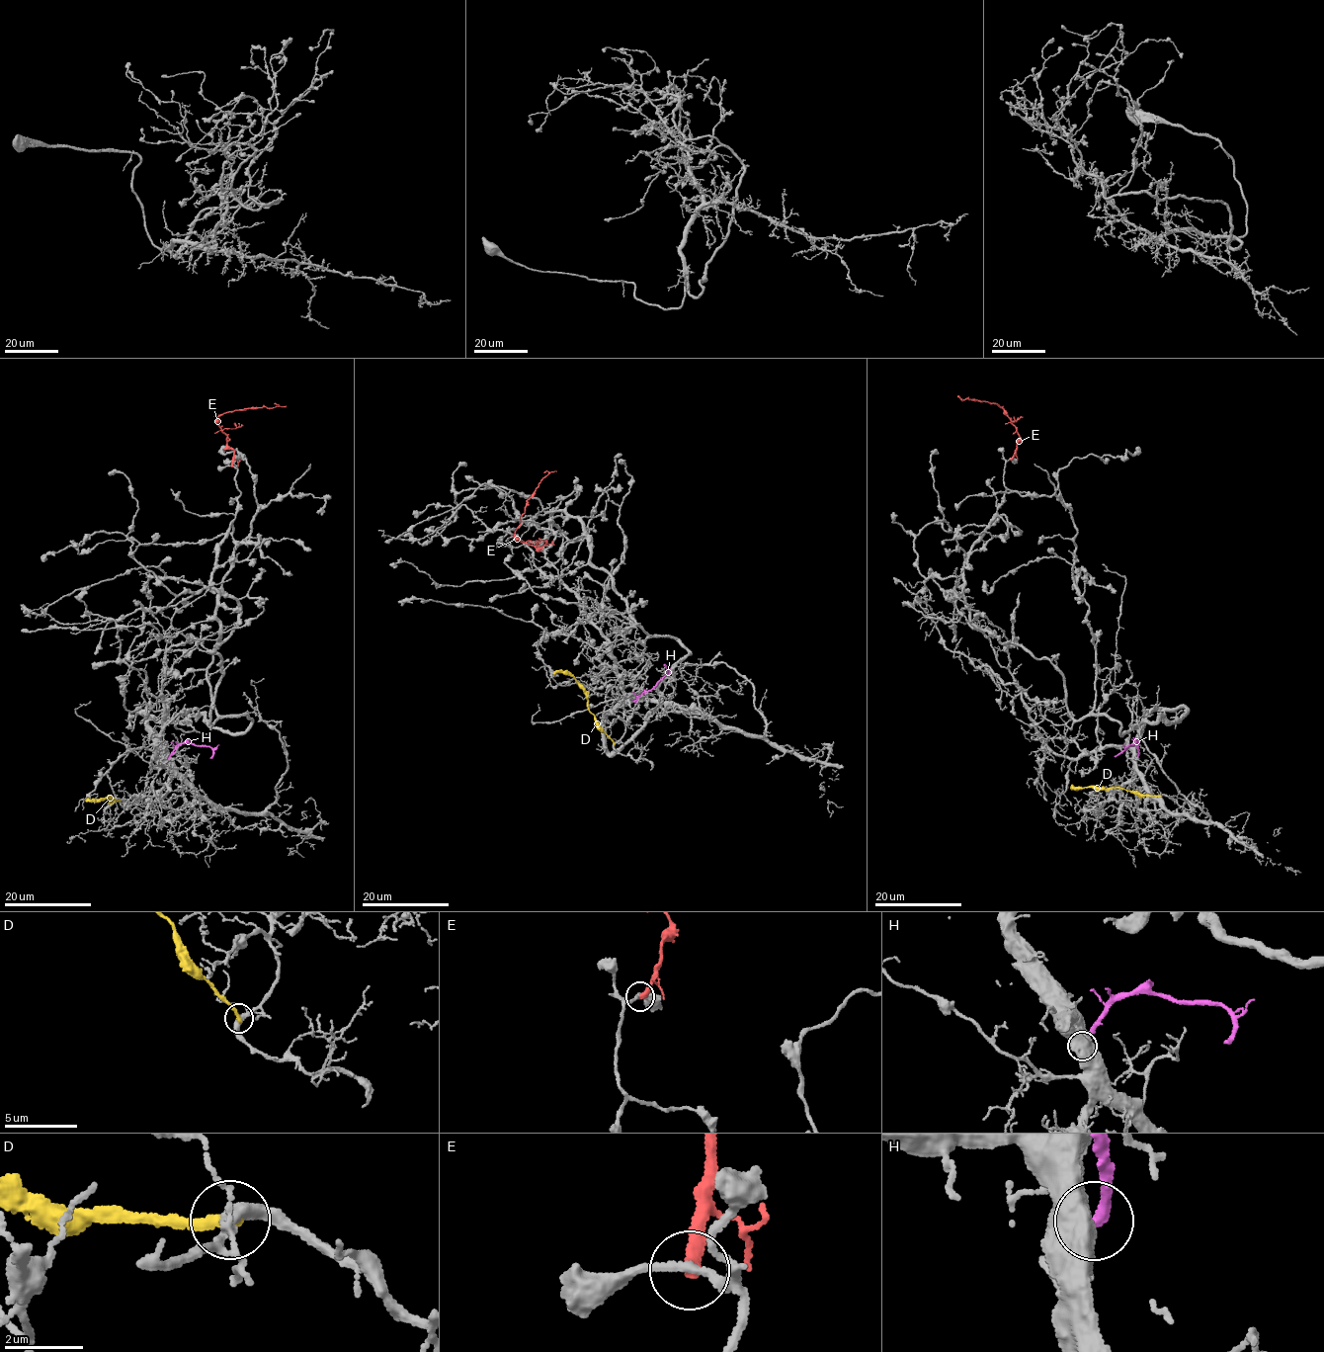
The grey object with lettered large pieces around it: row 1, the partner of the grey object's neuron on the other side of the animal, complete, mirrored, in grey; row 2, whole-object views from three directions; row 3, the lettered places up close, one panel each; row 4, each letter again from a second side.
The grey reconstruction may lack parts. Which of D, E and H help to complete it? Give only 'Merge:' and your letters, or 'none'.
Merge: none

